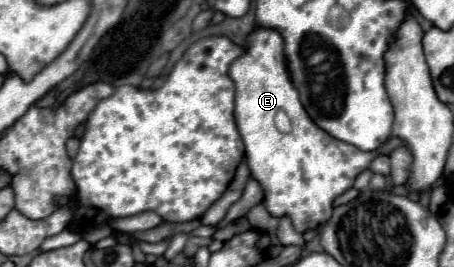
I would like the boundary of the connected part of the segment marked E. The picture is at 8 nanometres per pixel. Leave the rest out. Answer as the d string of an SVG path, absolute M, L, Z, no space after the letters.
M258 29L246 37L246 47L244 53L230 65L228 71L230 79L236 85L236 103L234 103L234 117L236 117L236 127L242 135L244 147L246 147L246 159L248 159L248 169L252 177L262 185L266 197L264 205L266 209L276 215L290 215L294 229L298 233L304 233L306 229L312 229L316 225L324 225L330 215L332 215L332 201L336 195L348 191L356 179L358 173L370 167L374 153L366 153L342 143L334 137L330 137L326 131L322 131L304 111L298 91L294 89L288 69L286 69L286 57L282 53L282 37L274 33L274 29Z

